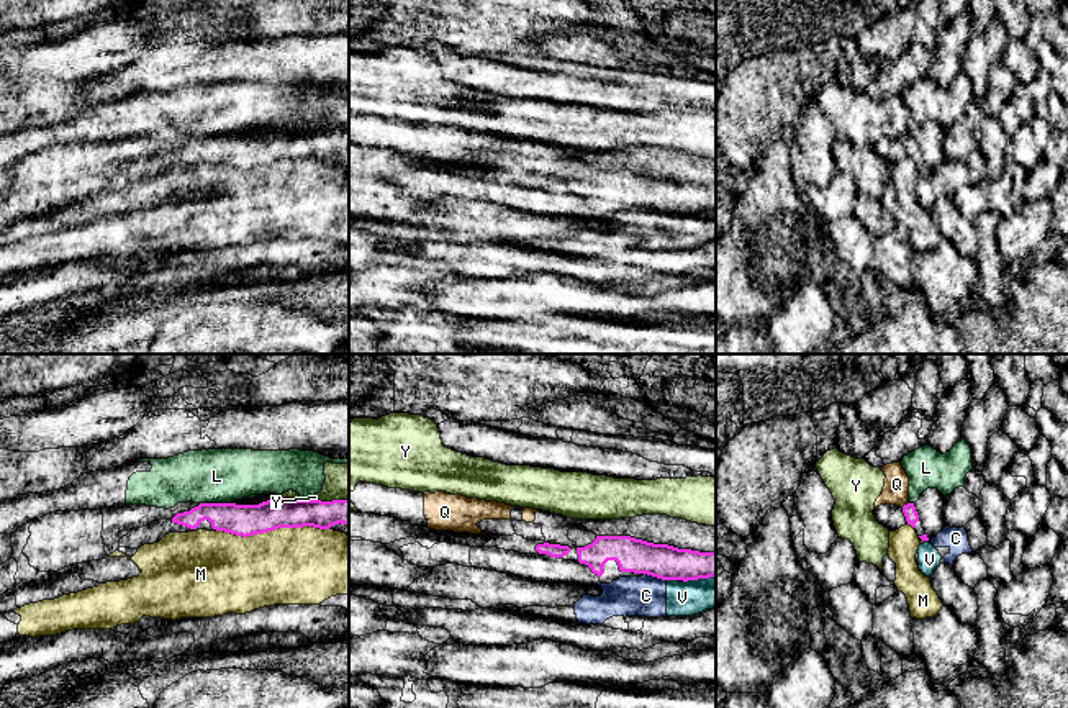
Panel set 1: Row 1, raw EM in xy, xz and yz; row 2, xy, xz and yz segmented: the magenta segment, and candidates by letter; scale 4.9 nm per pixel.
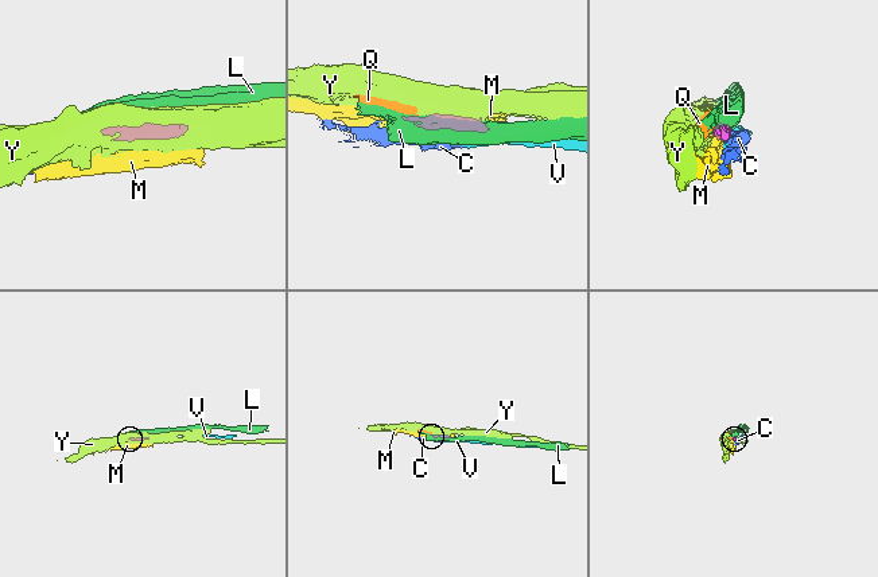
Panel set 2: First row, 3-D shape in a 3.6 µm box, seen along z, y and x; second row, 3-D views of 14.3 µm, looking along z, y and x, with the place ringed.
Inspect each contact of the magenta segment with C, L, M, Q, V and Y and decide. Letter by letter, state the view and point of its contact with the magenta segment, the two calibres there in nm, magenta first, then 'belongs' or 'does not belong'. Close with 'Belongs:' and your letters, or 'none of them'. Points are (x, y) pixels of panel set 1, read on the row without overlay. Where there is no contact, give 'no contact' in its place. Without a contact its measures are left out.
C: meets magenta in xz at (656, 208); 170 nm thick on the magenta side, 200 nm on the other; does not belong
L: meets magenta in xy at (215, 136); 160 nm thick on the magenta side, 280 nm on the other; does not belong
M: meets magenta in xy at (272, 163); 160 nm thick on the magenta side, 380 nm on the other; does not belong
Q: meets magenta in yz at (905, 138); 70 nm thick on the magenta side, 130 nm on the other; does not belong
V: meets magenta in xz at (672, 212); 170 nm thick on the magenta side, 180 nm on the other; does not belong
Y: meets magenta in xy at (328, 135); 150 nm thick on the magenta side, 180 nm on the other; does not belong
Belongs: none of them

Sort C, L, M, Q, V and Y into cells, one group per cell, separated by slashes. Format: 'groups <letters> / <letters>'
groups C V / L / M / Q / Y

